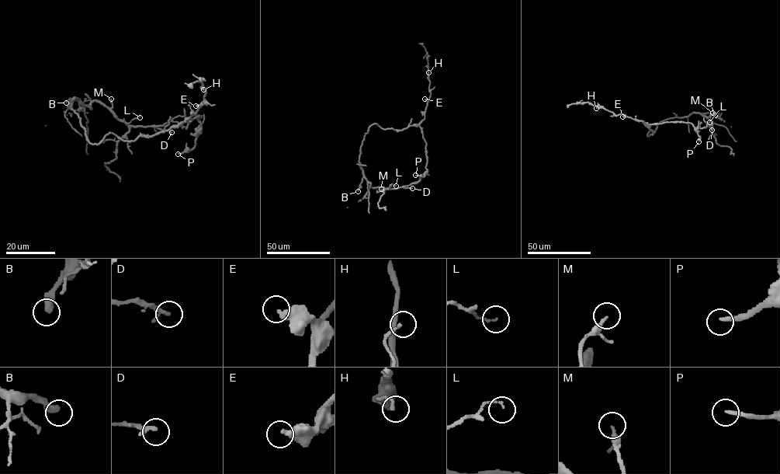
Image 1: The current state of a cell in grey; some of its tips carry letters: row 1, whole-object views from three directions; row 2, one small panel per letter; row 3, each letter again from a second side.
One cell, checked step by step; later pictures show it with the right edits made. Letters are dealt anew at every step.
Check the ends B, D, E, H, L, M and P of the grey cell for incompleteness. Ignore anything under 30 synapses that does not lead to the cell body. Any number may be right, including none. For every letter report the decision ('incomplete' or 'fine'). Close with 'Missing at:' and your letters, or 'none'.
B: incomplete
D: fine
E: fine
H: fine
L: fine
M: fine
P: incomplete
Missing at: B, P

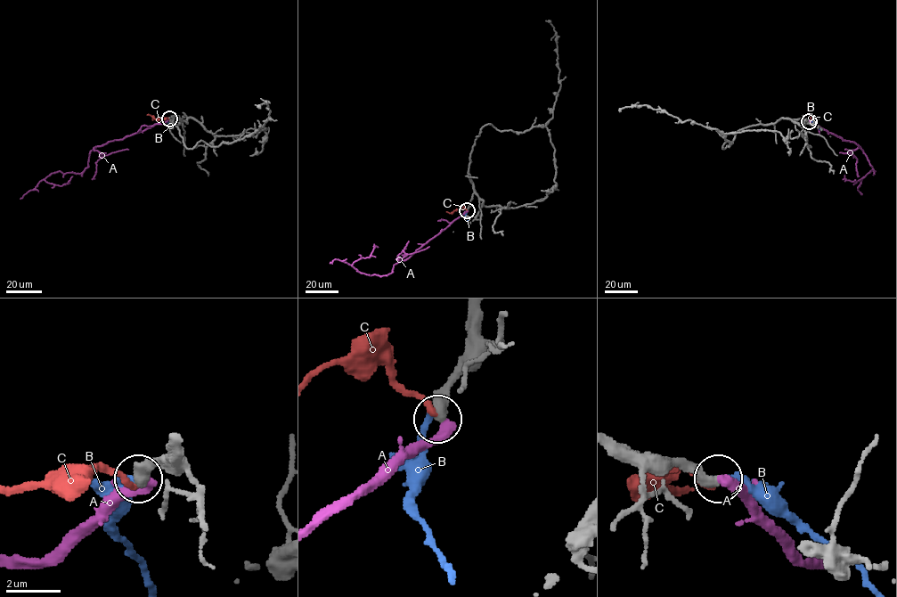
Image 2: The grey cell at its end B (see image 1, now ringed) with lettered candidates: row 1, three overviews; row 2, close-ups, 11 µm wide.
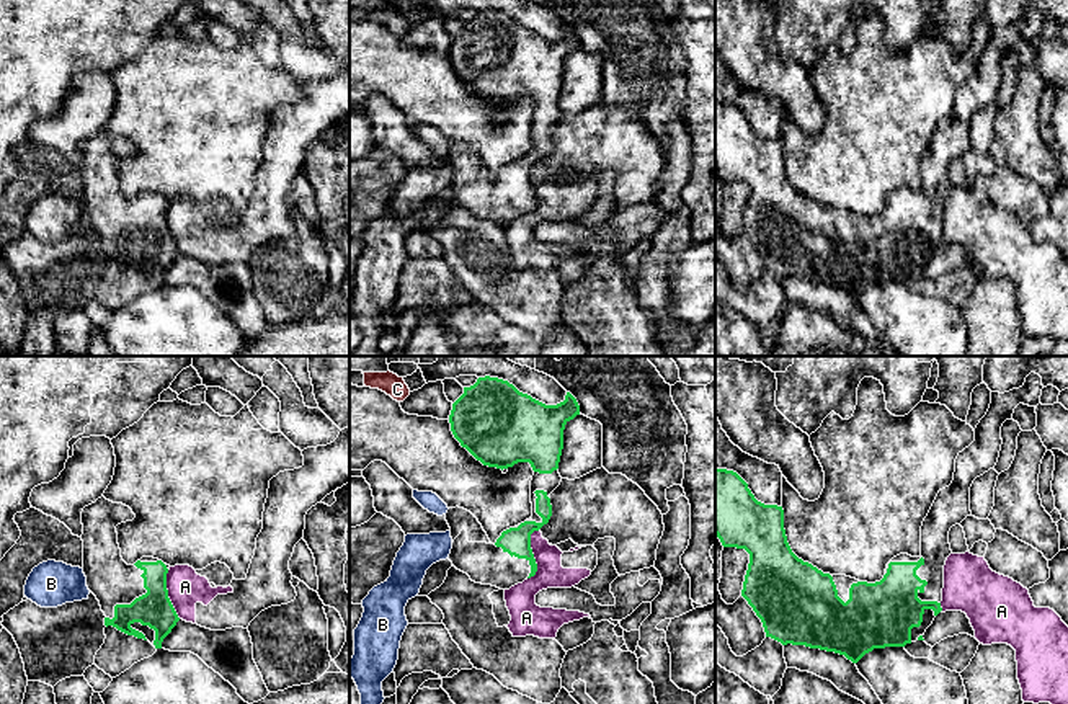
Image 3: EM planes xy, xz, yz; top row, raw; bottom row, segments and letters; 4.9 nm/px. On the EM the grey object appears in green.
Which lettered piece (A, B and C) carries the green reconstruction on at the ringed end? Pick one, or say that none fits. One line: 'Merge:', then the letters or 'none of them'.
Merge: none of them

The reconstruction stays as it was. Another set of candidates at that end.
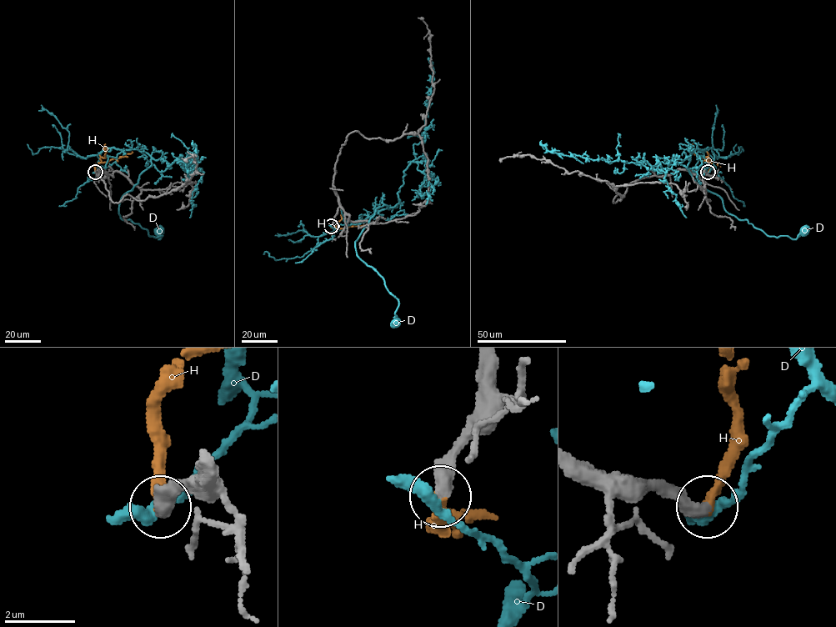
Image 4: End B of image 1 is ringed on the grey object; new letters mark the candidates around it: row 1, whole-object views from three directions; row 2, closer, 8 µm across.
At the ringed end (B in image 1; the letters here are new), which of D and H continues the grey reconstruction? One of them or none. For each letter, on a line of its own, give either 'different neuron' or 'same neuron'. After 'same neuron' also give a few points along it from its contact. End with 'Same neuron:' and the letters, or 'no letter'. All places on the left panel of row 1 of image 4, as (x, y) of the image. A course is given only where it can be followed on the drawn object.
D: different neuron
H: same neuron; course (95, 173), (95, 167), (100, 163), (123, 157), (132, 152)
Same neuron: H

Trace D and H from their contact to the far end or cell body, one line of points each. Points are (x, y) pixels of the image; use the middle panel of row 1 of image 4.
D: (331, 226), (336, 233), (387, 206), (376, 209), (355, 246), (356, 254), (377, 272), (397, 299), (396, 322)
H: (331, 226), (337, 228), (367, 224)

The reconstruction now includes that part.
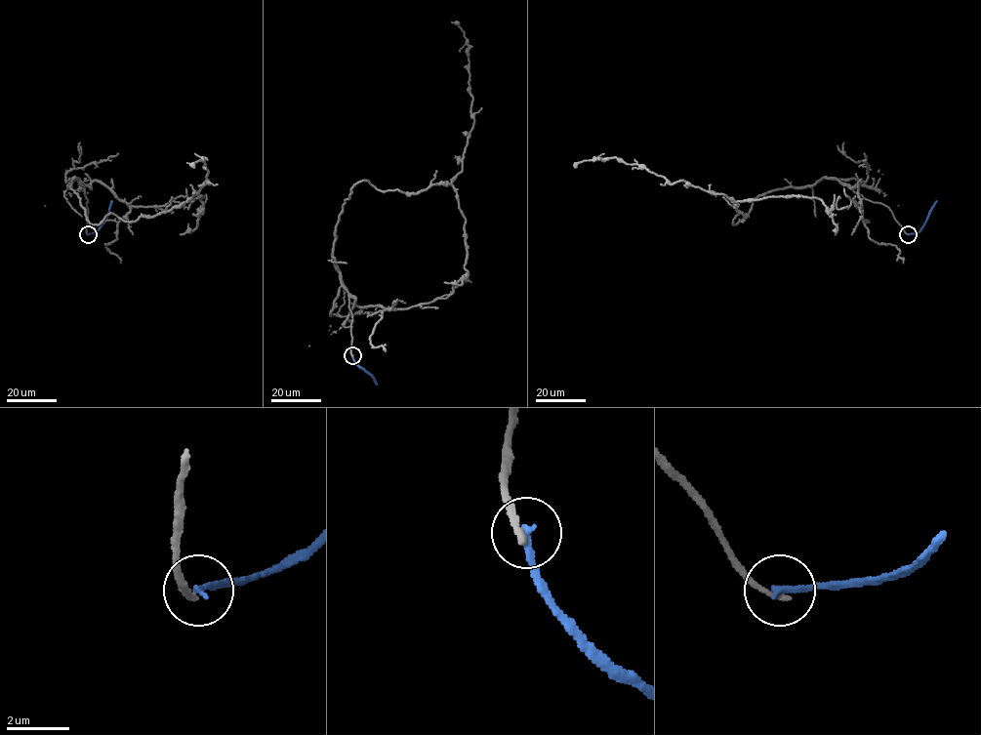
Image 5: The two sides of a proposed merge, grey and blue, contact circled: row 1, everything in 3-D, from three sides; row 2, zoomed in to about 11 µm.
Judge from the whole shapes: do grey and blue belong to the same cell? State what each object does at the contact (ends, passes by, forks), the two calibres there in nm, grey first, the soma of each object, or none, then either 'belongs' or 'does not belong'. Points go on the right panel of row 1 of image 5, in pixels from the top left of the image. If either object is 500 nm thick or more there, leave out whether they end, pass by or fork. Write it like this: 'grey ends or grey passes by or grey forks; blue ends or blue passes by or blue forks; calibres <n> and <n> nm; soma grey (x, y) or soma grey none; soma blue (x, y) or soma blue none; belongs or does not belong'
grey ends; blue ends; calibres 200 and 220 nm; soma grey none; soma blue none; does not belong

